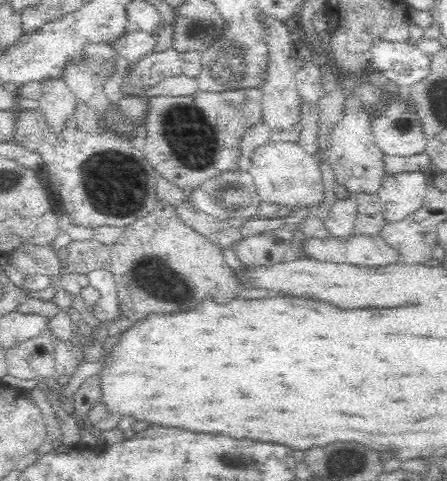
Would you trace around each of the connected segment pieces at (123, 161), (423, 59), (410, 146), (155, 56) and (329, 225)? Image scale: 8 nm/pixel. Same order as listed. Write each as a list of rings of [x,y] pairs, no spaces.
[[[27,110],[16,114],[17,131],[12,138],[20,145],[43,157],[43,170],[52,180],[52,184],[60,191],[59,208],[66,212],[74,225],[82,225],[89,229],[100,226],[111,226],[123,229],[130,226],[134,220],[152,212],[157,205],[156,186],[161,177],[158,171],[148,162],[142,152],[130,145],[122,134],[103,127],[96,133],[83,133],[77,129],[65,127],[64,132],[53,132],[42,117],[40,110]]]
[[[379,35],[372,38],[370,64],[374,65],[388,79],[396,82],[401,88],[404,98],[409,95],[409,87],[425,78],[430,68],[429,56],[423,54],[414,42],[388,41],[380,38]]]
[[[402,100],[402,102],[394,104],[389,111],[375,115],[372,118],[371,130],[375,138],[375,143],[386,155],[410,157],[425,152],[427,136],[424,134],[420,122],[411,110],[408,100]]]
[[[171,48],[162,52],[152,52],[140,58],[132,64],[132,69],[128,70],[124,78],[123,94],[129,95],[125,86],[146,90],[162,80],[176,76],[195,78],[200,71],[200,54],[200,51],[180,52]]]
[[[357,194],[346,196],[342,200],[336,199],[330,207],[328,216],[323,223],[332,237],[340,238],[351,234],[359,210],[357,209]]]

